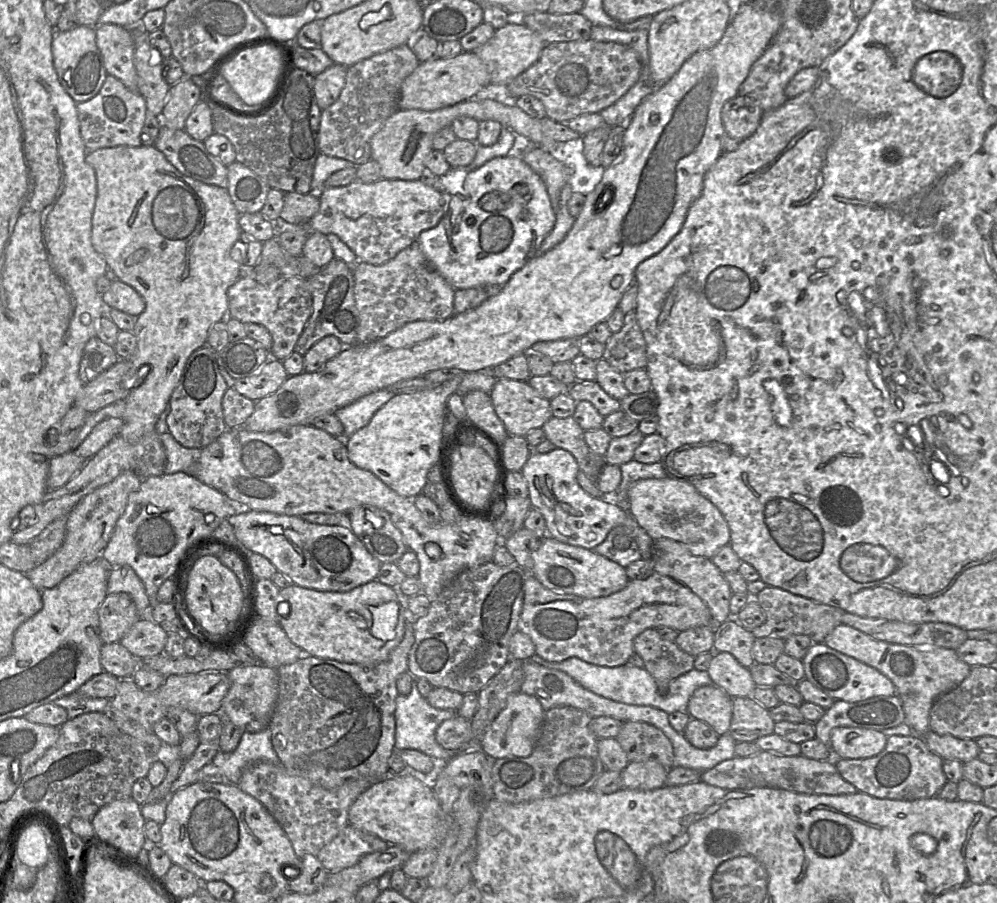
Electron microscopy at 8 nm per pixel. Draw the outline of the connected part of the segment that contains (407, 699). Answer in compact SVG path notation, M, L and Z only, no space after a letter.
M414 678L411 692L408 695L397 695L395 699L395 750L413 749L421 751L437 764L445 763L451 759L458 751L444 749L435 738L437 727L445 720L449 720L456 715L456 711L451 709L438 709L431 706L427 700L419 693L416 680Z

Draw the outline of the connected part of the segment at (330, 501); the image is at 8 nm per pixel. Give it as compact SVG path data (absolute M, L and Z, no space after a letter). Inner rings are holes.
M293 425L272 432L252 432L245 427L227 429L202 449L194 474L204 484L255 511L289 516L317 512L348 514L352 509L364 504L385 510L393 524L401 531L408 549L417 555L419 561L417 577L421 584L421 592L429 599L436 598L463 570L493 561L495 549L501 542L493 520L461 516L454 523L441 521L439 524L430 524L416 507L413 498L397 494L372 472L354 465L348 457L345 440L312 425Z

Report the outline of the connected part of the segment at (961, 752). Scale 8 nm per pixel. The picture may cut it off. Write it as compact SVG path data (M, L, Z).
M932 731L922 736L928 749L943 759L966 763L978 757L980 748L974 739L962 739L952 735L940 735Z

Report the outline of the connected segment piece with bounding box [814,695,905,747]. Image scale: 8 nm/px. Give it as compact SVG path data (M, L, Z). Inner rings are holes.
M899 696L873 697L860 702L834 701L824 715L814 723L815 738L830 747L834 728L853 727L886 730L905 723L905 713Z

